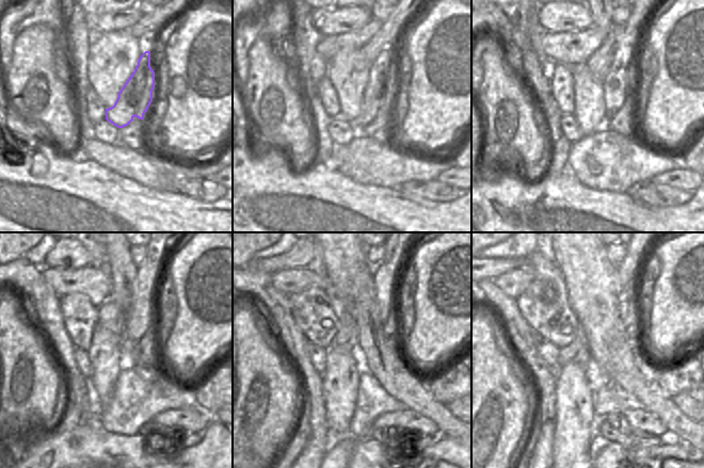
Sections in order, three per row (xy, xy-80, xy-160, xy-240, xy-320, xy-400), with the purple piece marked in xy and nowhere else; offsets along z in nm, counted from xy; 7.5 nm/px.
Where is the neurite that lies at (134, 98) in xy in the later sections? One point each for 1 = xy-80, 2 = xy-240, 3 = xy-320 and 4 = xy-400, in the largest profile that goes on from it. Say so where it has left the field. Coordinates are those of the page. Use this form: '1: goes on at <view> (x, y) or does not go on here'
1: goes on at xy-80 (380, 90)
2: goes on at xy-240 (140, 315)
3: goes on at xy-320 (384, 276)
4: goes on at xy-400 (625, 272)

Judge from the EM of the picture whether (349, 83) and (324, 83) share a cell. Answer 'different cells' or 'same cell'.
different cells

